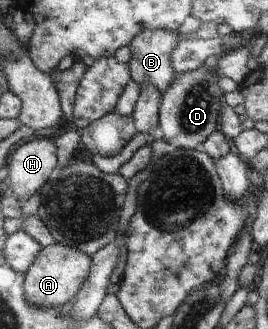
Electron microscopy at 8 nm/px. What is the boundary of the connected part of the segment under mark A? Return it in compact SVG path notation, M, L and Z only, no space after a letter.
M63 243L43 246L35 263L26 273L25 299L29 303L43 308L61 307L61 305L69 303L71 299L76 299L80 294L81 288L89 277L92 263L92 256L75 247L69 247Z

